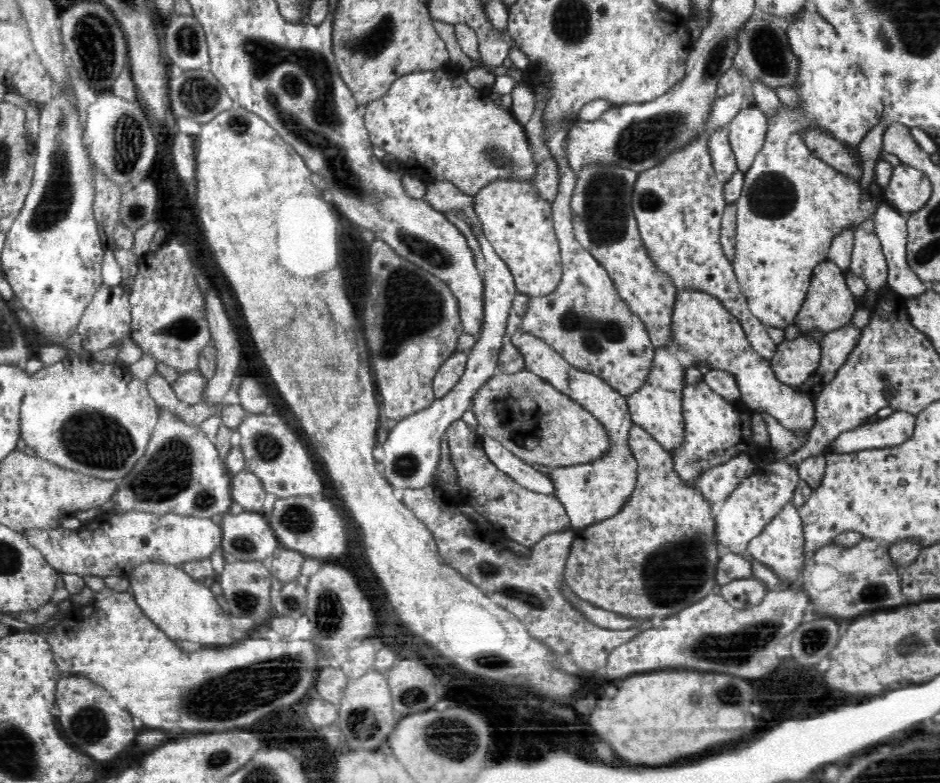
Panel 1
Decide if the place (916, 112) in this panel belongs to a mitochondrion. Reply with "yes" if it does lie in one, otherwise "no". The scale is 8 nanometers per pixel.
no

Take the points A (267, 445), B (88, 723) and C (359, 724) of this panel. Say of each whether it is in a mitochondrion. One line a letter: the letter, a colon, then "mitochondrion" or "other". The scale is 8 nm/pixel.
A: mitochondrion
B: mitochondrion
C: mitochondrion

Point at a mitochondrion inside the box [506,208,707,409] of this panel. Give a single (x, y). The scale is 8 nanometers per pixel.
(594, 323)

